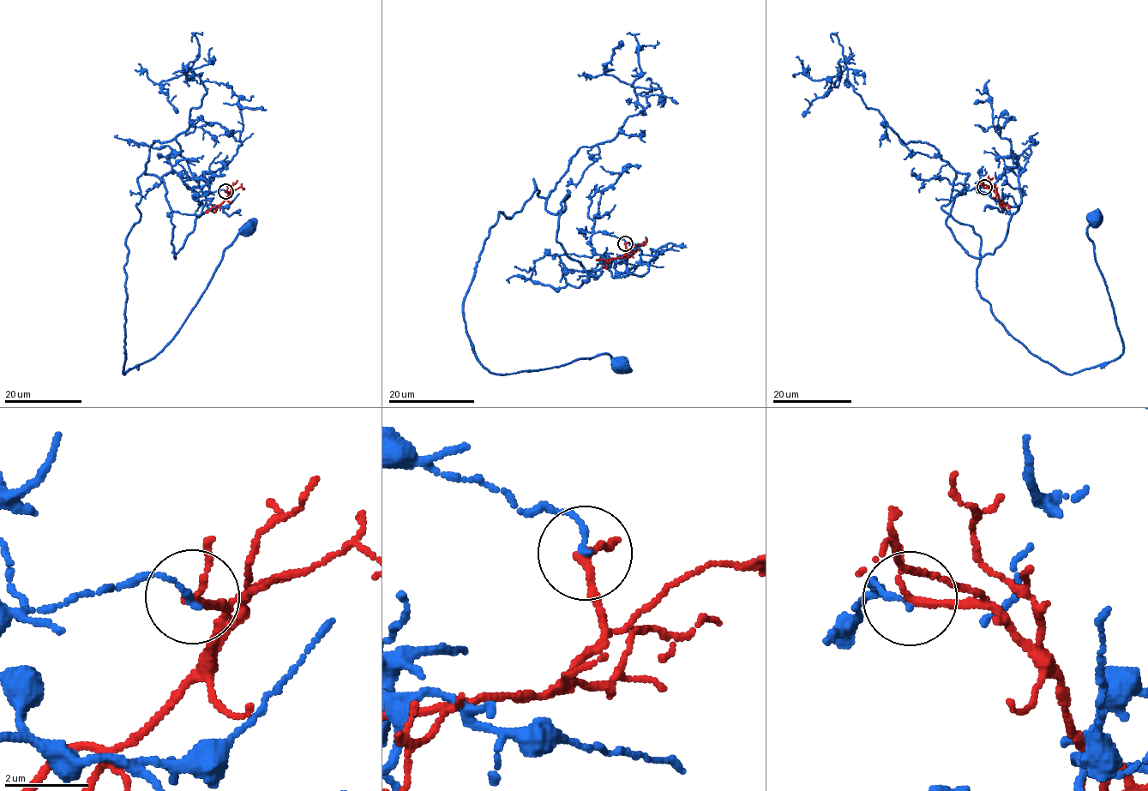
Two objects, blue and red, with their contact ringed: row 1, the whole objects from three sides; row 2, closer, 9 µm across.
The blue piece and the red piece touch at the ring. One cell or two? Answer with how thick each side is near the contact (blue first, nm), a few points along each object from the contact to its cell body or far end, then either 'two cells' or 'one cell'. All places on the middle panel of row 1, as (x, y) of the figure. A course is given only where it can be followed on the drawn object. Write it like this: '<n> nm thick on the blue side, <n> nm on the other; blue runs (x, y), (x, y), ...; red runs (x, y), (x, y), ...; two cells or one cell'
140 nm thick on the blue side, 160 nm on the other; blue runs (625, 242), (592, 276), (534, 179), (463, 306), (495, 374), (619, 363); red runs (625, 242), (627, 254), (622, 258), (613, 259), (605, 268), (603, 265); two cells

